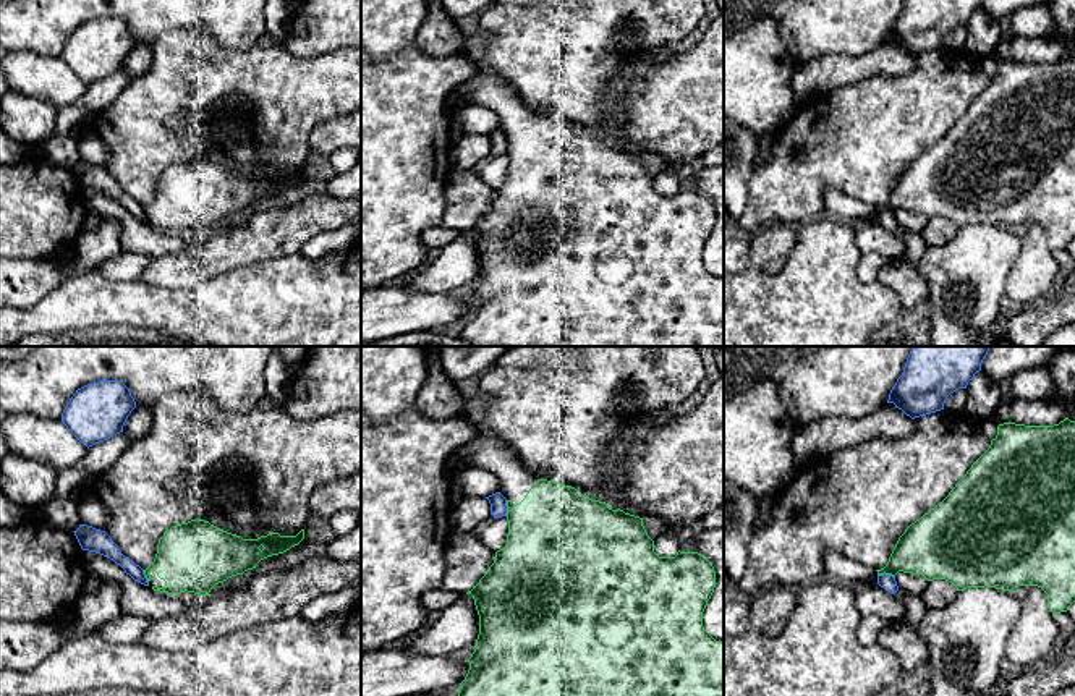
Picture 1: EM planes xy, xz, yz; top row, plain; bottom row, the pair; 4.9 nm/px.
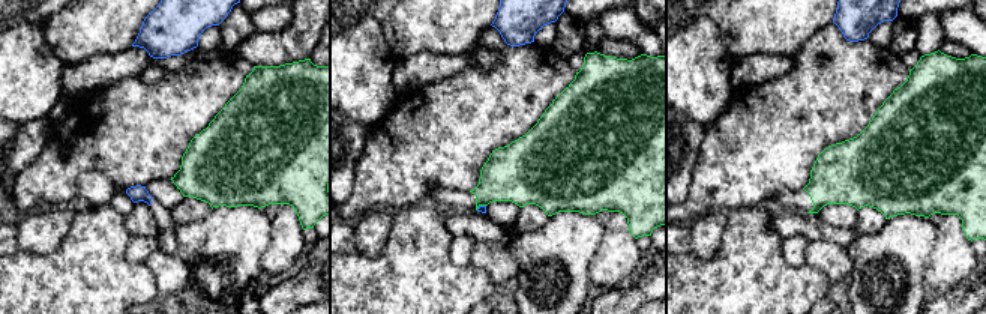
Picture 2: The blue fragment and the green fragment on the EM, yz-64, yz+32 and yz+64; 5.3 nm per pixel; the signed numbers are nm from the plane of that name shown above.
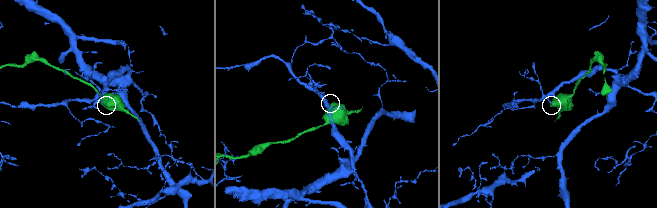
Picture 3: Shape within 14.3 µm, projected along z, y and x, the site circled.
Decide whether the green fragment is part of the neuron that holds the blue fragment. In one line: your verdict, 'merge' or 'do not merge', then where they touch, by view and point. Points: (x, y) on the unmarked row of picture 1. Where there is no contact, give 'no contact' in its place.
do not merge; meets blue in yz at (884, 211)

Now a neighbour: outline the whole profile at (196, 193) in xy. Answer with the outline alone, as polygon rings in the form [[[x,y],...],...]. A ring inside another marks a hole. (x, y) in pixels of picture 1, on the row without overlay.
[[[191,157],[188,160],[172,163],[164,170],[157,181],[155,196],[144,207],[144,212],[154,228],[168,231],[188,228],[199,233],[209,233],[215,222],[256,206],[261,197],[283,191],[298,183],[303,176],[304,167],[301,167],[296,173],[269,170],[267,173],[261,173],[257,176],[243,176],[241,173],[227,170],[209,159]]]

